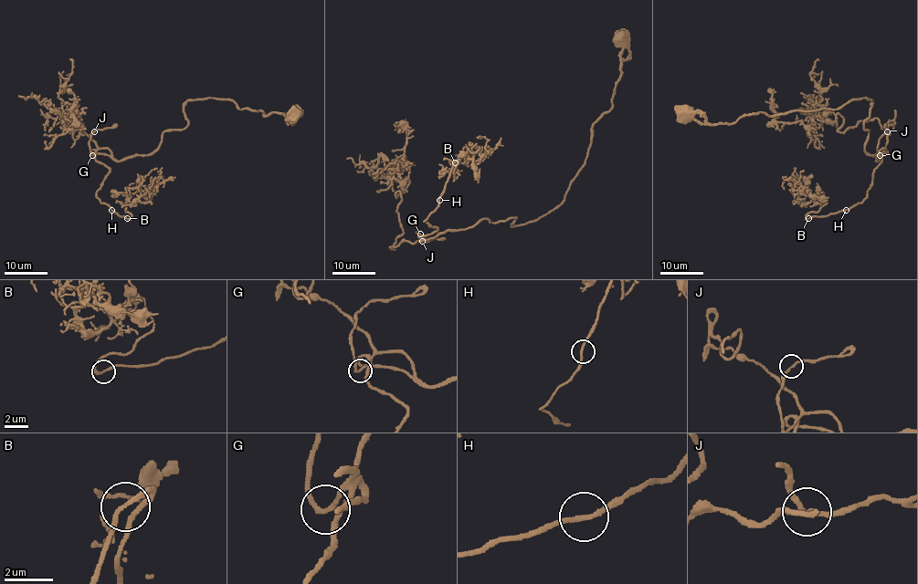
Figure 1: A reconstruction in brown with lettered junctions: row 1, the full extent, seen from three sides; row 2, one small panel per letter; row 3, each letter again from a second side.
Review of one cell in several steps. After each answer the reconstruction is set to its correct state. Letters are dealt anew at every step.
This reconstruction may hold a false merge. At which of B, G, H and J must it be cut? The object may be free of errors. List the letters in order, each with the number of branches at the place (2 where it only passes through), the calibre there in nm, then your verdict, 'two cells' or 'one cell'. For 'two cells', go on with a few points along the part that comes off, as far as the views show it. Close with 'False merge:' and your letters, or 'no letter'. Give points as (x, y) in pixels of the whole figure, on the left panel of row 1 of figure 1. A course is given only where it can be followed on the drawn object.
B: 2 | 170 nm | one cell
G: 2 | 180 nm | one cell
H: 2 | 180 nm | one cell
J: 2 | 180 nm | one cell
False merge: no letter

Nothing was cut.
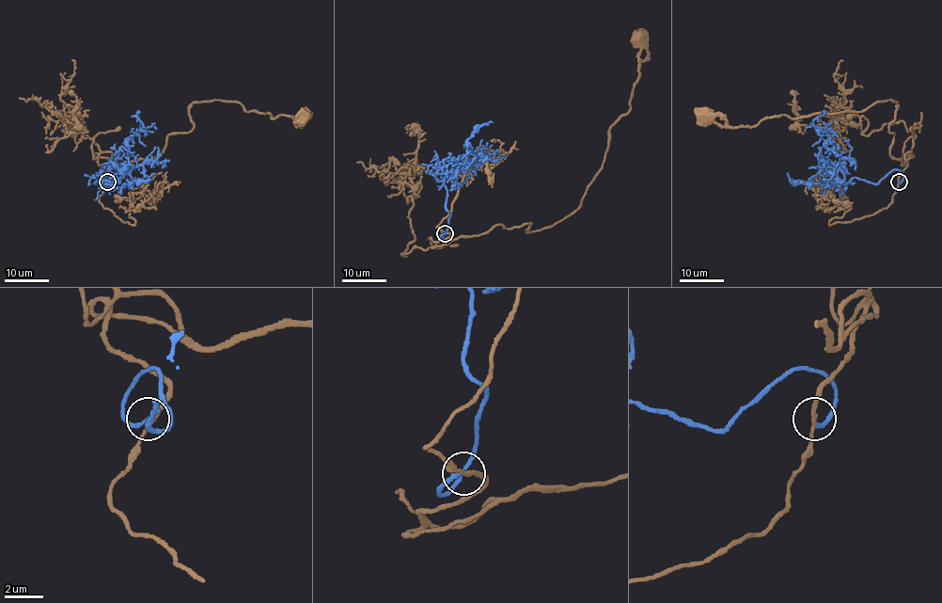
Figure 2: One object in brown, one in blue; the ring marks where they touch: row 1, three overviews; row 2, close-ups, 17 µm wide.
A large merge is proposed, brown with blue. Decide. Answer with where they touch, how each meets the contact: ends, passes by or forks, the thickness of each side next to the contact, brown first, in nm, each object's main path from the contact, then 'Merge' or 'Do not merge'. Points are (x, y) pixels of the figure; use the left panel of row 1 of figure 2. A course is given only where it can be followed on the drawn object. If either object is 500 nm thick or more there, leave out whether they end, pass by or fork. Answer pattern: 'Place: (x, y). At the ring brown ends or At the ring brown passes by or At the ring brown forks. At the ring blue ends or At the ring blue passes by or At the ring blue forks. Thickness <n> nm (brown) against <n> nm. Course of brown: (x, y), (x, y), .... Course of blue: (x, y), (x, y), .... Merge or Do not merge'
Place: (107, 182). At the ring brown passes by. At the ring blue ends. Thickness 190 nm (brown) against 200 nm. Course of brown: (108, 182), (100, 157), (154, 159), (169, 134), (193, 128), (193, 103), (238, 101), (300, 127), (301, 117). Course of blue: (108, 182), (109, 169), (107, 183), (117, 181), (116, 152), (144, 129), (135, 112). Merge

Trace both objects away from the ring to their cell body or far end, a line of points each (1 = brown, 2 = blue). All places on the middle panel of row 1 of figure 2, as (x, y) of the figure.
1: (446, 233), (437, 245), (496, 224), (552, 227), (572, 214), (602, 166), (611, 127), (630, 108), (638, 39)
2: (446, 233), (440, 238), (448, 212), (442, 171), (453, 179), (465, 161), (478, 165), (481, 148), (473, 161)

